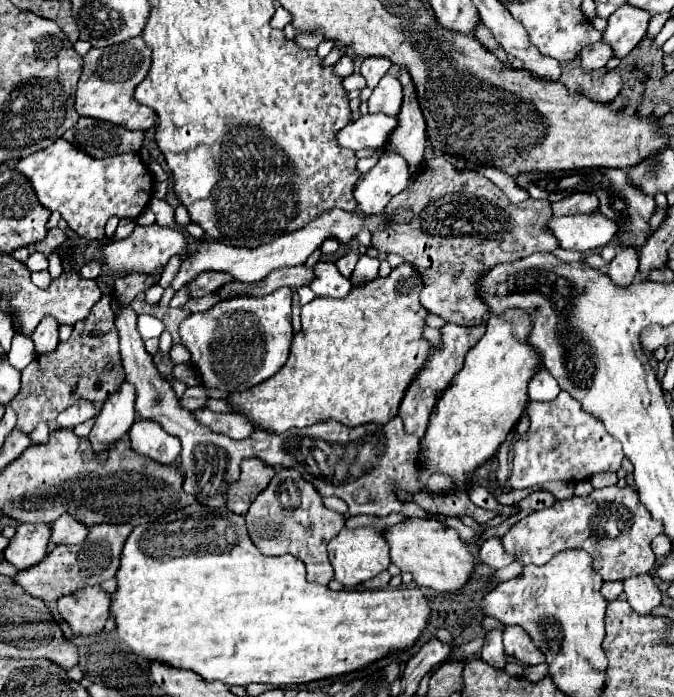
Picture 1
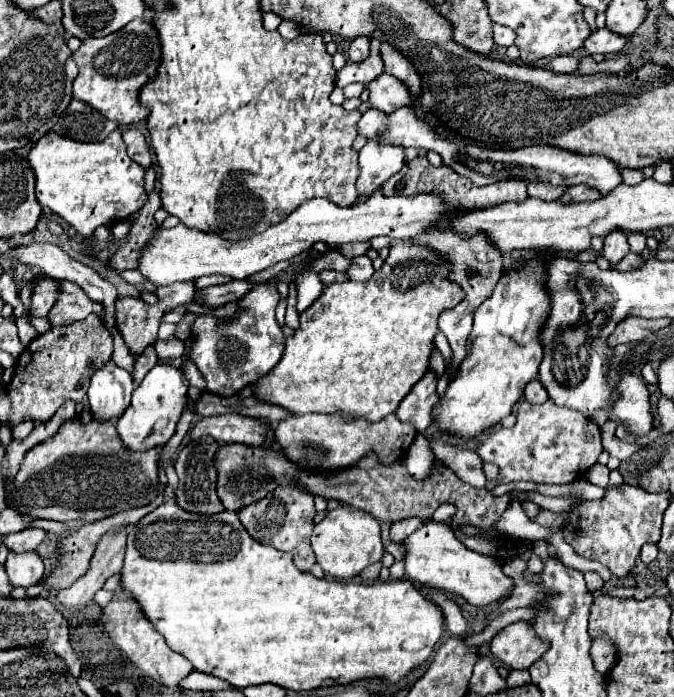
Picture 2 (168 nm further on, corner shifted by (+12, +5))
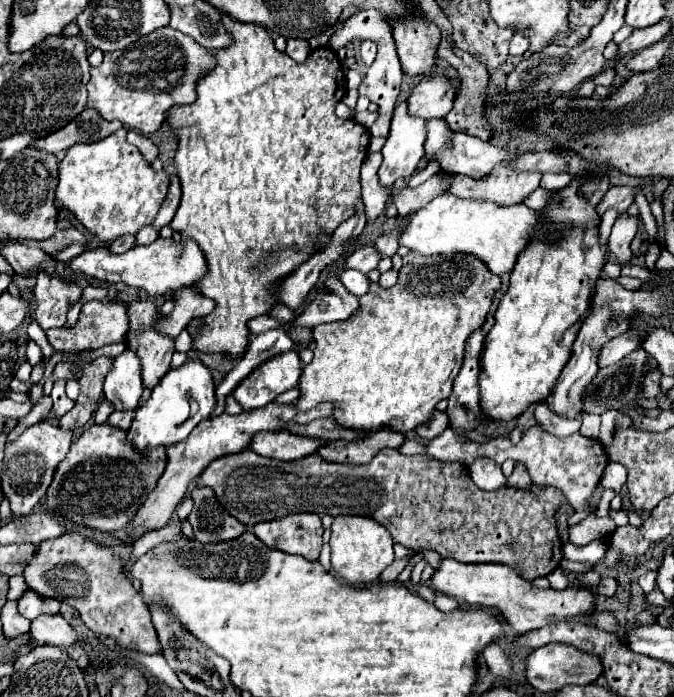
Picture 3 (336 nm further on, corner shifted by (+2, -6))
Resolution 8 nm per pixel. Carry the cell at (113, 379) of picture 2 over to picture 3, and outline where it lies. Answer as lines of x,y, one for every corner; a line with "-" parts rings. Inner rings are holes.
126,348
114,358
114,366
104,380
104,396
116,406
116,410
136,410
144,392
140,372
142,366
134,350

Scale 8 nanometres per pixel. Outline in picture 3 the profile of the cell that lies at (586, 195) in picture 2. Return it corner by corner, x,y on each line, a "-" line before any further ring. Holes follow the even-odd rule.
612,186
610,192
606,192
602,202
598,204
598,214
604,214
610,206
614,206
618,212
626,212
626,208
634,204
634,194
636,188
632,186

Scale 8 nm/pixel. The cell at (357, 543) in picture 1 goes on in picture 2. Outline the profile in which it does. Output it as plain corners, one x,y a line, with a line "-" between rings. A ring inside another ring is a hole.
348,505
328,511
328,515
314,525
312,549
316,553
318,565
324,569
328,577
354,579
362,569
380,561
384,555
384,545
380,539
380,523
372,515
352,509

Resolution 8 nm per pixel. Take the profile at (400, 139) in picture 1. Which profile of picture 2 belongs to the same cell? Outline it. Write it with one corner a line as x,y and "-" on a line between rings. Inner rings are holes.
382,43
382,61
384,61
384,71
394,75
396,79
400,79
408,91
410,91
410,97
412,97
412,105
416,103
420,91
418,91
418,85
420,85
420,77
416,73
416,69
410,65
410,61
406,57
402,57
394,47
390,47
388,43

